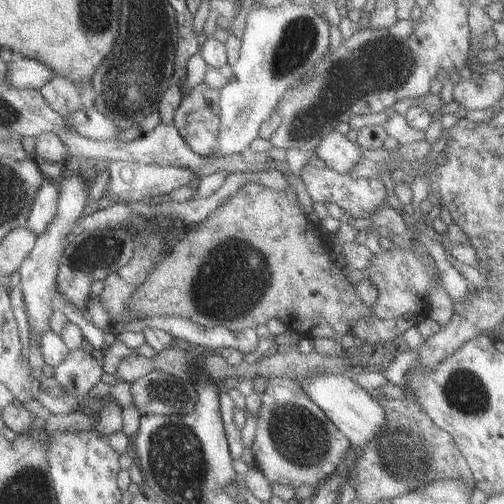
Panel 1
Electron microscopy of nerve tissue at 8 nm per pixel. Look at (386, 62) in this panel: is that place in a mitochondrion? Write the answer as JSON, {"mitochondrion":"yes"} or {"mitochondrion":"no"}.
{"mitochondrion":"yes"}

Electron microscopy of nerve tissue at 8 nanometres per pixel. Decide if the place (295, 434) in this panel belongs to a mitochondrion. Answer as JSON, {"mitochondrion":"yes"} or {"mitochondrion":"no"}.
{"mitochondrion":"yes"}

